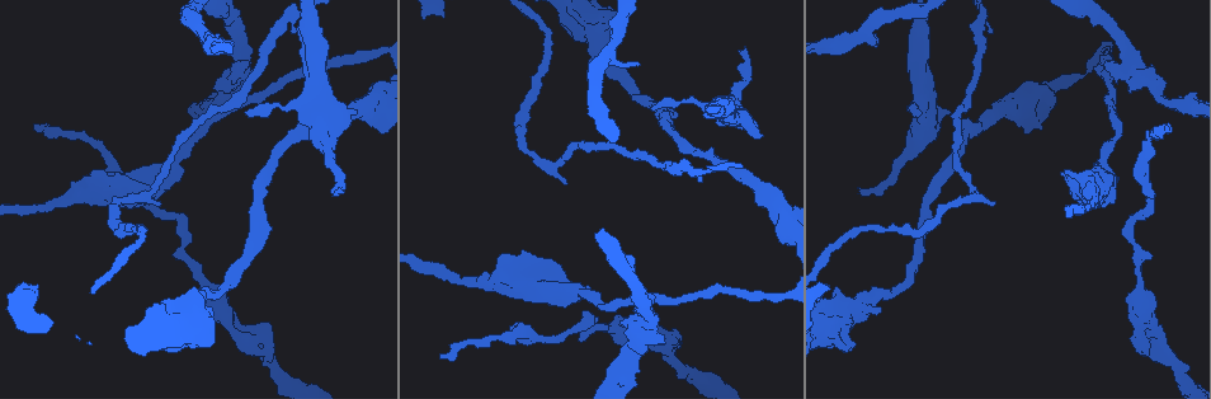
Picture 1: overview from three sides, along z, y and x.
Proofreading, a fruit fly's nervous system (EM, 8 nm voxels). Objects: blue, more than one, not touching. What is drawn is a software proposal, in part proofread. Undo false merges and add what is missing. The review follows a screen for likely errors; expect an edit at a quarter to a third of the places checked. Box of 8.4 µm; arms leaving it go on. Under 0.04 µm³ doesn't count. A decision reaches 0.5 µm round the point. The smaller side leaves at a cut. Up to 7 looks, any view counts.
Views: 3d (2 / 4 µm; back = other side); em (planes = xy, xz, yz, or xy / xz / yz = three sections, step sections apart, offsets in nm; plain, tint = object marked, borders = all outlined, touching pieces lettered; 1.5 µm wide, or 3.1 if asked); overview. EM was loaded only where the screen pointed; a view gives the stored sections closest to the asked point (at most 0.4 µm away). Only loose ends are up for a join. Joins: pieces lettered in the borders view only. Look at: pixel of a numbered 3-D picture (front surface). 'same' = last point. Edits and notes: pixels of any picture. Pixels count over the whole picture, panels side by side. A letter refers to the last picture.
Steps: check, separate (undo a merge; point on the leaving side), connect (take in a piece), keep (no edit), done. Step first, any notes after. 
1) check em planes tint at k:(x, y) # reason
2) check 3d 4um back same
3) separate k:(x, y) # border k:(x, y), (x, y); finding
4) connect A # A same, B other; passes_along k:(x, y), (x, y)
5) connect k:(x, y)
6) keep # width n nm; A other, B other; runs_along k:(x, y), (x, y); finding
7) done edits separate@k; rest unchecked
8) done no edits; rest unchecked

check 3d 4um at 1:(919, 114)

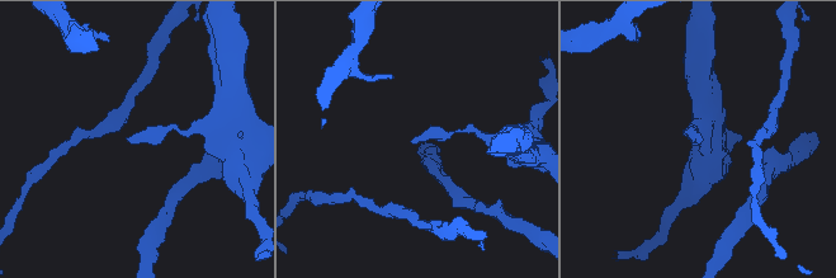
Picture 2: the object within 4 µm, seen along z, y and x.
check em planes borders at 2:(701, 142) # need the tissue

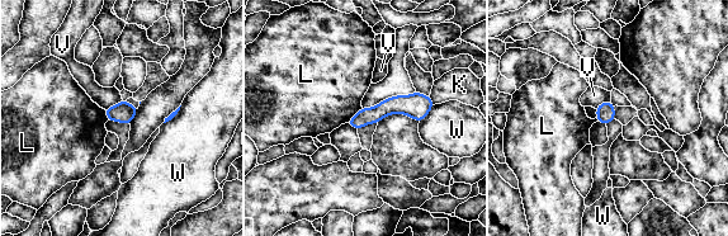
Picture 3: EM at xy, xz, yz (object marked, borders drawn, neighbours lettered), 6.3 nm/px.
keep # K other, L other, V other, W other; border 3:(362, 107), (346, 122); no lettered piece goes on from it

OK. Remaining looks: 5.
check em yz step 4 tint at 1:(309, 25) # sudden change in width

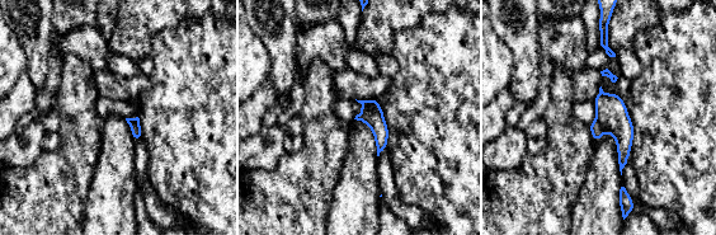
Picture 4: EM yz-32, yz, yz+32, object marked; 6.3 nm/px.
check em planes tint same

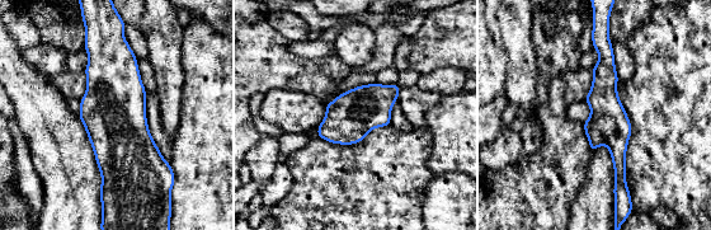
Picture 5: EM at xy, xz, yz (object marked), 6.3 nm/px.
check em planes borders same

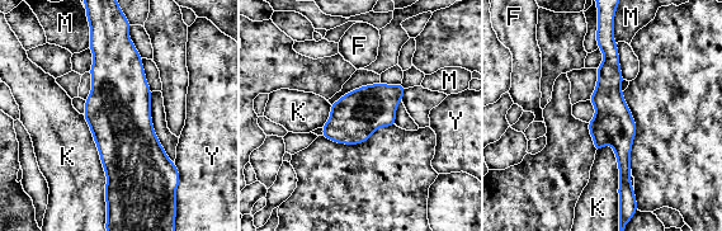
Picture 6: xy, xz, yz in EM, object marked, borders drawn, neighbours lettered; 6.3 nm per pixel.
keep # F other, K other, M other, Y other; border 6:(81, 114), (104, 171), (105, 201); all the same neuron

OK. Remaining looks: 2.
done no edits; rest unchecked

